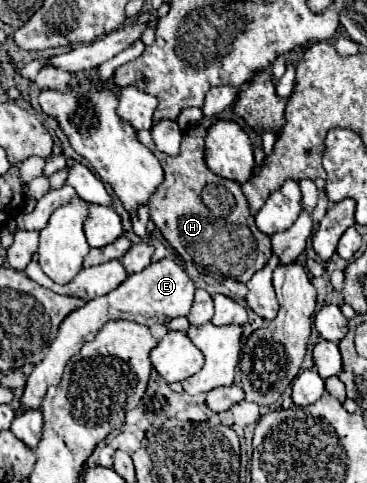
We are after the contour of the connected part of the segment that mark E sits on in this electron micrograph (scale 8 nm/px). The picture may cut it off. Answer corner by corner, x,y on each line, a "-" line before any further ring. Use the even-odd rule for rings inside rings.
160,260
160,262
152,262
142,272
128,276
112,292
108,292
104,296
98,296
98,298
86,302
82,308
70,312
64,318
64,322
60,324
58,336
54,338
46,358
40,364
34,366
34,372
30,374
26,386
24,386
24,392
20,396
18,412
40,408
48,386
60,382
66,362
74,354
80,352
84,342
94,340
96,334
100,332
100,328
106,322
110,322
110,320
134,320
134,322
138,322
142,326
148,326
148,328
156,326
156,324
166,324
168,320
172,320
176,316
188,316
194,292
196,292
196,288
194,288
192,280
188,278
188,274
174,260

